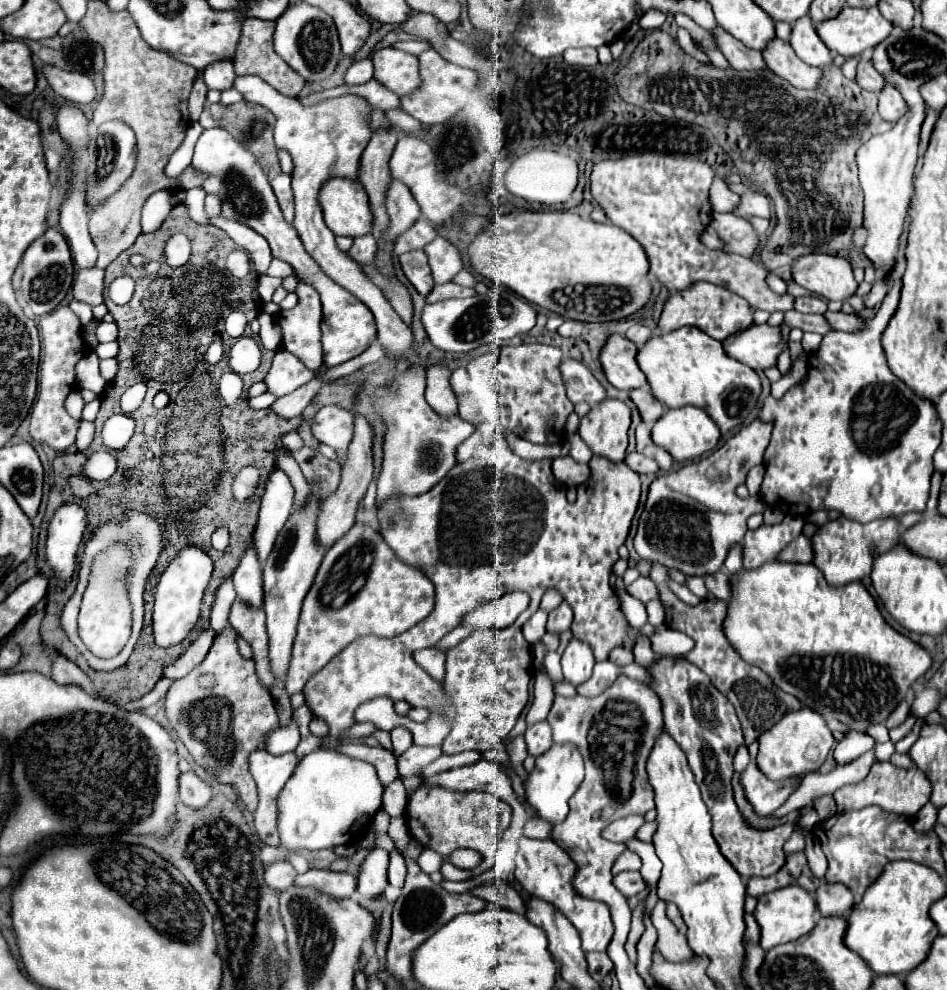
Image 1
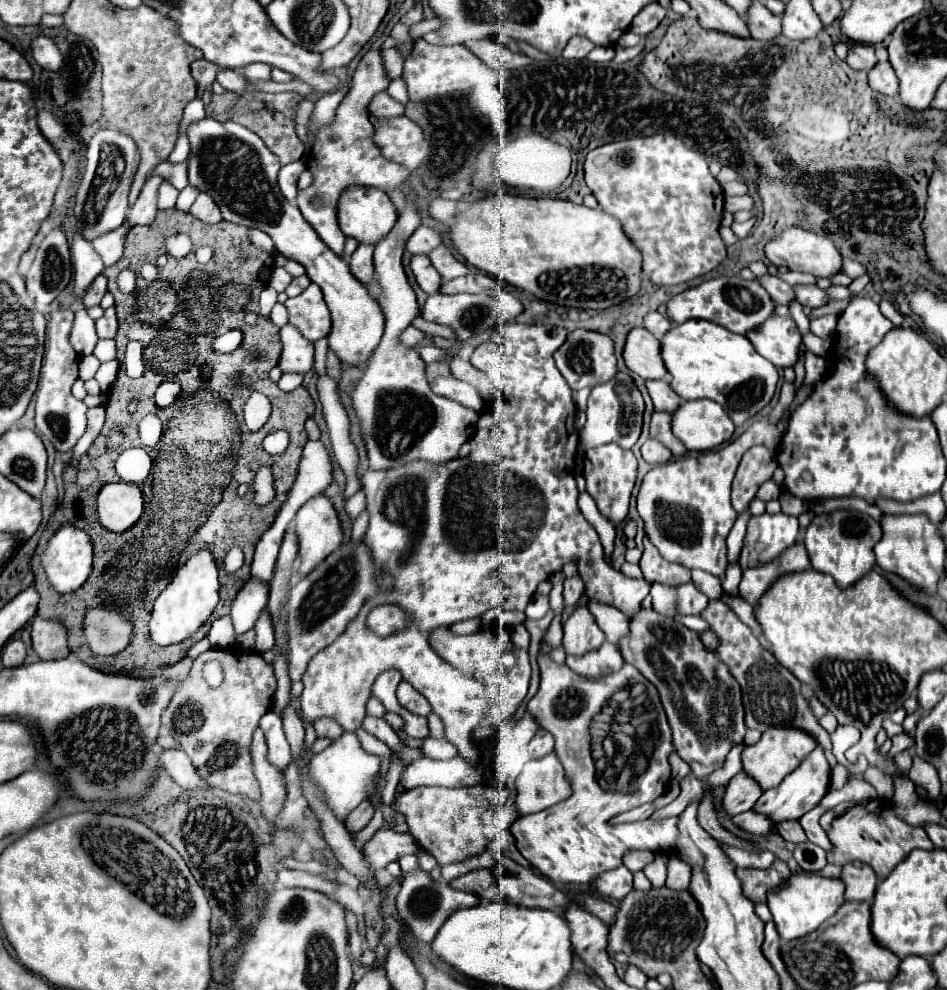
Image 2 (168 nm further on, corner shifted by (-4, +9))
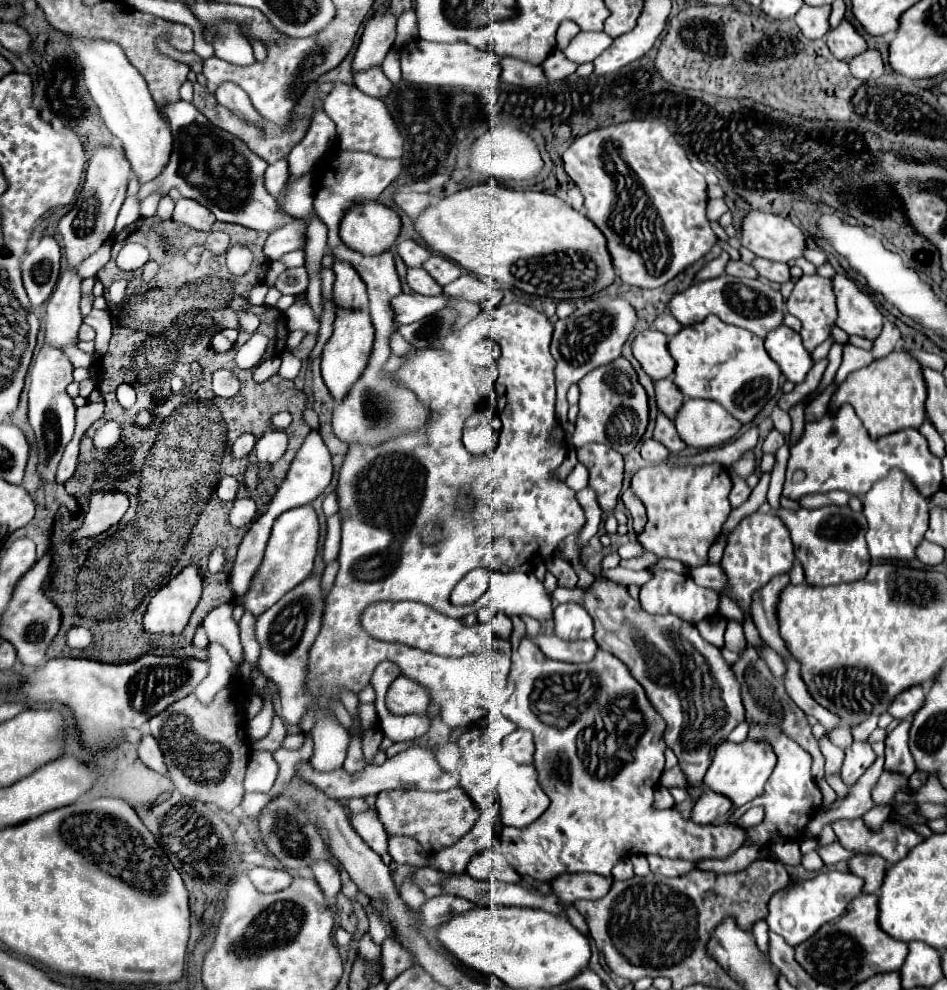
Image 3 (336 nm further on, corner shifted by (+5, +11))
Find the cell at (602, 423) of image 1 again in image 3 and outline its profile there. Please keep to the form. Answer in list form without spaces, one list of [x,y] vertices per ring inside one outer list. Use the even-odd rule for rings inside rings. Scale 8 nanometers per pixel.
[[[625,358],[613,360],[613,364],[605,364],[595,368],[581,380],[581,398],[579,398],[579,414],[575,422],[575,432],[571,436],[571,446],[581,448],[589,442],[609,444],[619,454],[629,454],[647,428],[647,394],[643,386],[637,382],[637,374]]]

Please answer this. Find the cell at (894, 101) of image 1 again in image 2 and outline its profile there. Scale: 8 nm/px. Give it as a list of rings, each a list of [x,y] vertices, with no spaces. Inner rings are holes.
[[[878,62],[874,68],[868,70],[868,84],[880,94],[886,94],[886,96],[898,94],[898,78],[890,62]]]

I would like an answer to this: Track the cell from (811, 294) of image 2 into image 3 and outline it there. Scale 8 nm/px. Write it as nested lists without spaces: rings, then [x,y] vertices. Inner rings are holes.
[[[755,258],[755,260],[753,260],[753,266],[757,268],[757,272],[759,272],[763,278],[769,278],[771,282],[783,284],[783,282],[789,282],[789,280],[791,280],[789,266],[787,266],[787,264],[779,264],[779,262]]]

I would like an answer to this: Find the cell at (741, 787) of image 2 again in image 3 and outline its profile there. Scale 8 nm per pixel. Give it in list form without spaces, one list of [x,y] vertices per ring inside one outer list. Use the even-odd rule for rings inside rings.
[[[707,790],[697,800],[691,820],[697,822],[697,824],[721,822],[721,820],[725,820],[729,816],[731,806],[733,806],[733,802],[727,796],[721,796],[719,792],[713,792],[713,790]]]

